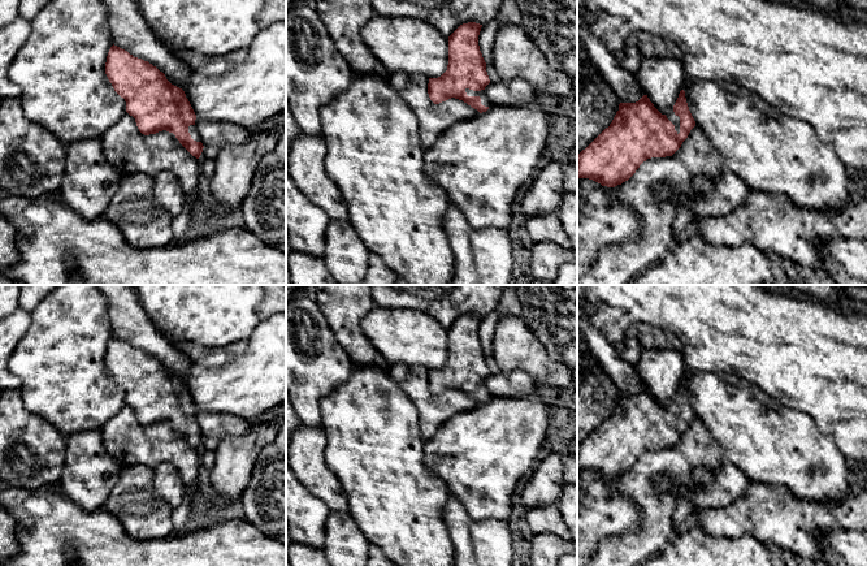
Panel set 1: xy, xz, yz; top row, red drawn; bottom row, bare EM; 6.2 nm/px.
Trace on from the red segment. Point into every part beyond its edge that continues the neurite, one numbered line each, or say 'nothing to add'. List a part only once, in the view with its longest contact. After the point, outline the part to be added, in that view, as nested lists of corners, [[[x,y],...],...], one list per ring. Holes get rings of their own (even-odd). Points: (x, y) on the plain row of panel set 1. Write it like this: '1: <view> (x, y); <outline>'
1: xz (485, 392); [[[465,380],[465,384],[467,384],[468,388],[480,388],[481,396],[485,397],[485,398],[490,398],[490,392],[489,392],[485,381],[473,383],[473,381]]]

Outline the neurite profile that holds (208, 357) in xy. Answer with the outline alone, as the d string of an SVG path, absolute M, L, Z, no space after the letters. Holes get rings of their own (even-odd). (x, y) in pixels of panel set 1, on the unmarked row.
M172 337L166 338L185 353L192 363L204 367L214 367L226 363L229 359L226 347L205 347L186 341L175 342Z

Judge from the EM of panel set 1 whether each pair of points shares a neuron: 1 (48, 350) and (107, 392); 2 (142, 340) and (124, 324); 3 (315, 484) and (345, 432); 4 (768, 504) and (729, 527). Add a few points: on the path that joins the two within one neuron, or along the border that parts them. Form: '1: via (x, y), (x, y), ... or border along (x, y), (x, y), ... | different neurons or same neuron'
1: via (63, 364), (92, 392) | same neuron
2: via (138, 336), (128, 325) | same neuron
3: border along (324, 435), (325, 463), (343, 491) | different neurons
4: via (759, 513), (738, 518) | same neuron

